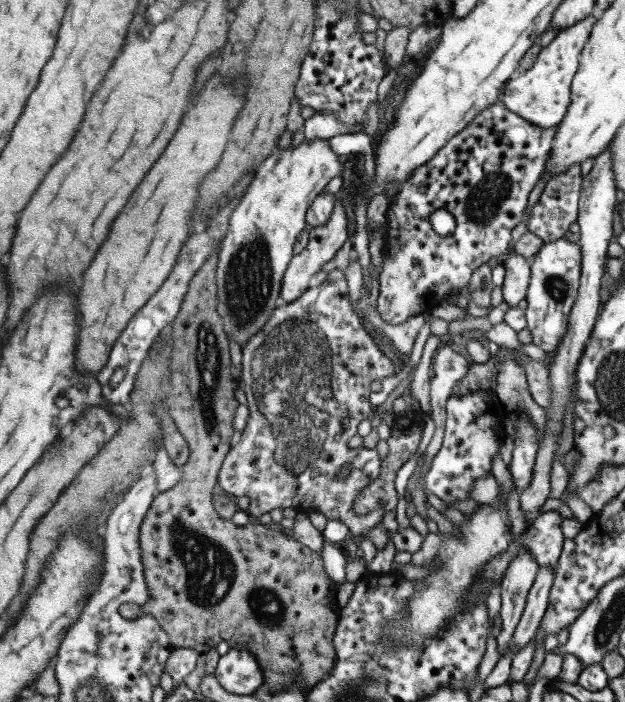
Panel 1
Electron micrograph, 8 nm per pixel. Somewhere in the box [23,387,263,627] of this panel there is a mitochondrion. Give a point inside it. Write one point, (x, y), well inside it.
(206, 563)

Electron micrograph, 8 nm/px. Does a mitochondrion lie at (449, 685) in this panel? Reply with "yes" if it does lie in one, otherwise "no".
no

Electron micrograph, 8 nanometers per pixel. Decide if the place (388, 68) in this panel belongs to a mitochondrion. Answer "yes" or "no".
no

